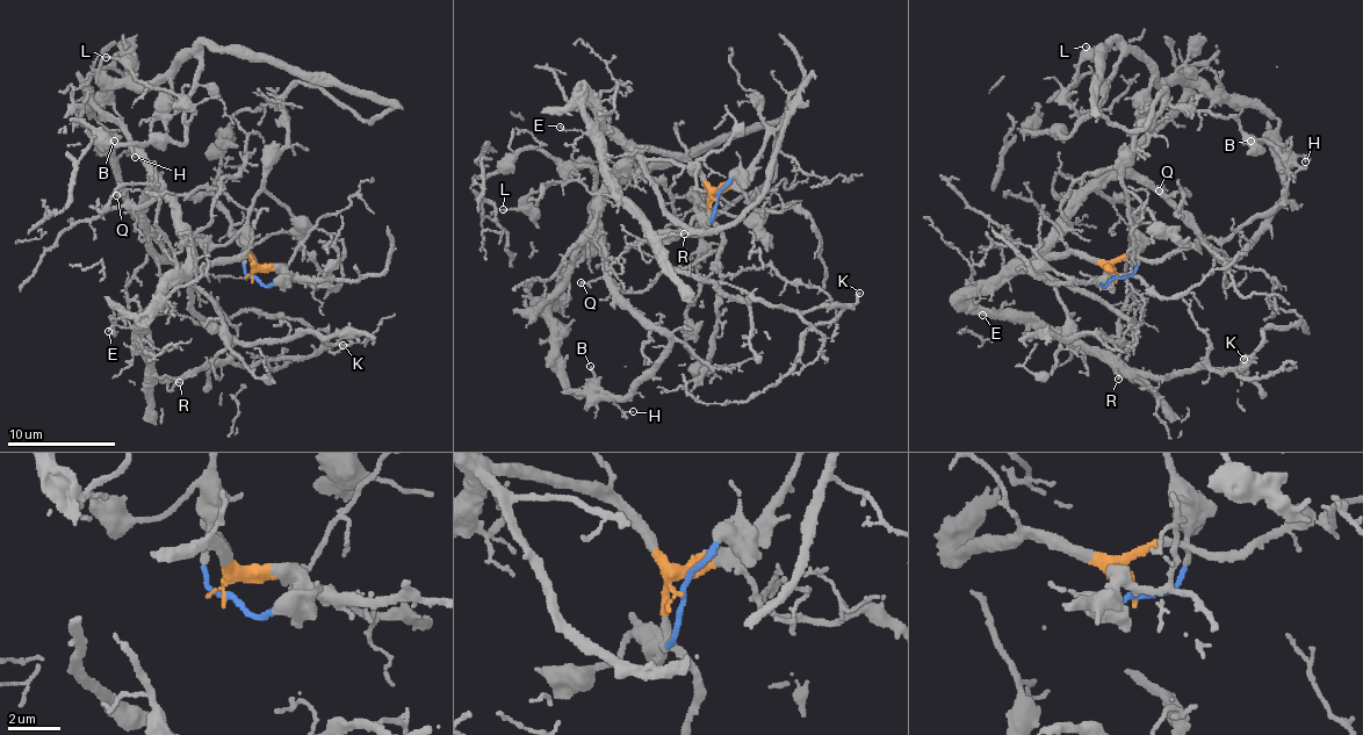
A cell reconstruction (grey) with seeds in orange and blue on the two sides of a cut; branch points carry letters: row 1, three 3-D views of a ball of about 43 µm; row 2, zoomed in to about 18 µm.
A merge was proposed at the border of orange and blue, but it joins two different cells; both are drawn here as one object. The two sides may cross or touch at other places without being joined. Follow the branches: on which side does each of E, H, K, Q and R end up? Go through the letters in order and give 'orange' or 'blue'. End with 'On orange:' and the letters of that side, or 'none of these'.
E: orange
H: orange
K: orange
Q: orange
R: orange
On orange: E, H, K, Q, R

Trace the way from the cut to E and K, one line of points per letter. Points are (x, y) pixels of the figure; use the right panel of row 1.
E: (1117, 278), (1111, 267), (1074, 253), (1032, 257), (965, 298), (967, 307), (995, 314), (982, 315)
K: (1117, 278), (1074, 253), (1032, 257), (965, 298), (1065, 330), (1148, 375), (1225, 373), (1253, 361), (1242, 359)

